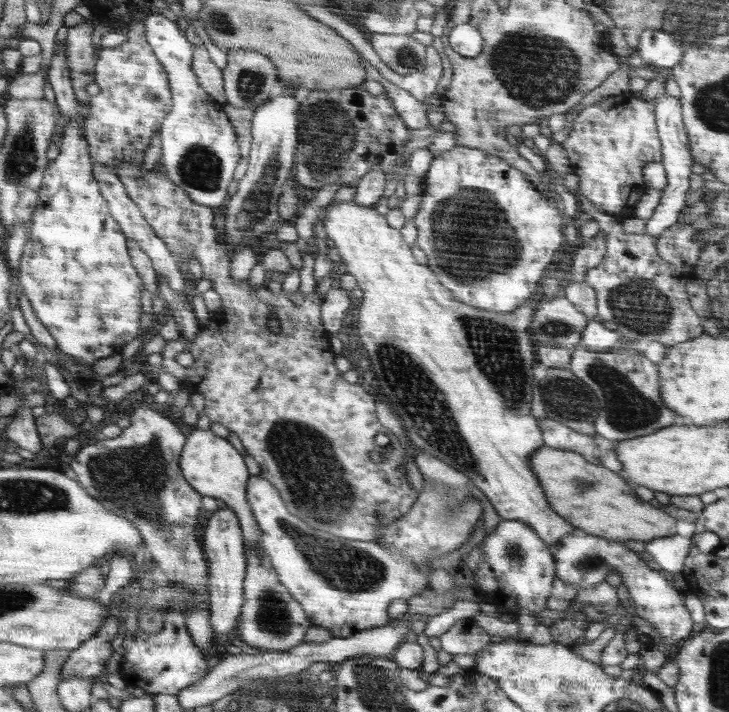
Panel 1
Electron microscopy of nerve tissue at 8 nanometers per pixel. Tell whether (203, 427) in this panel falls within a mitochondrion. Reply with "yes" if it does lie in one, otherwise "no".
no

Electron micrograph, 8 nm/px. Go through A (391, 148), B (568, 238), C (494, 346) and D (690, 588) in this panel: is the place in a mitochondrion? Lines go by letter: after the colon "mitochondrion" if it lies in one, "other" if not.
A: other
B: other
C: mitochondrion
D: other

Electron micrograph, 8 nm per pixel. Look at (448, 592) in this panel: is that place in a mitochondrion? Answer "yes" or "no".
no

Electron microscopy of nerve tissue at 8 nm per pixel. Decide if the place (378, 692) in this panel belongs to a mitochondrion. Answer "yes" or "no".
yes

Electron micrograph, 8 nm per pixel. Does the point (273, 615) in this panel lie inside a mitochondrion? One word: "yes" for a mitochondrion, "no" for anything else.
yes

